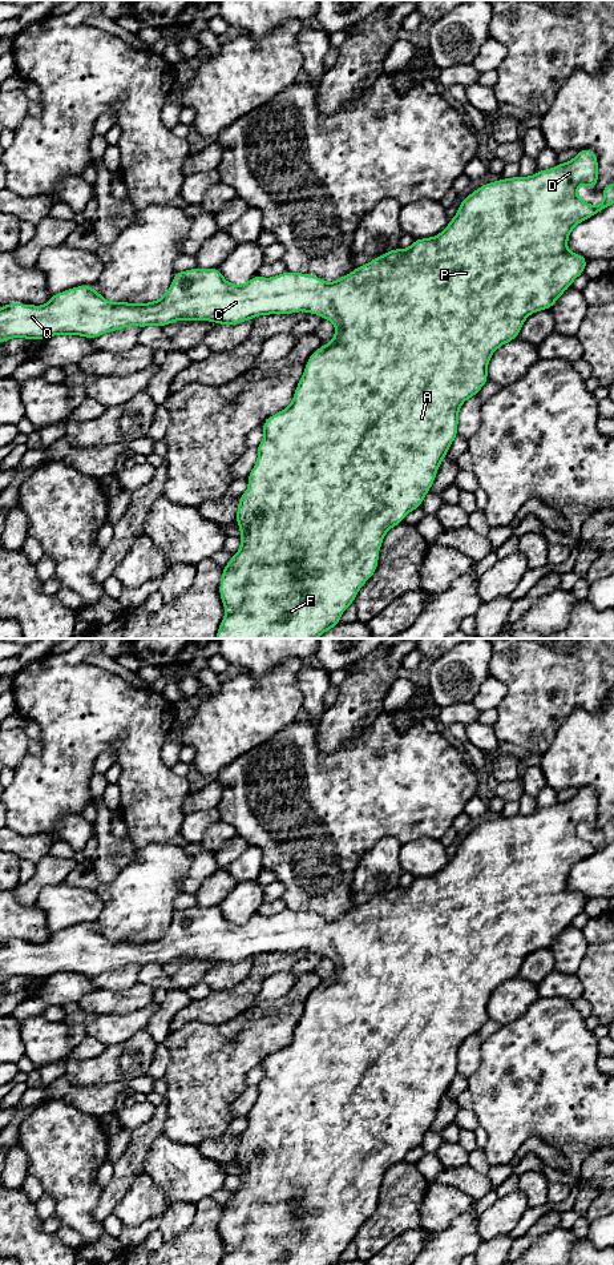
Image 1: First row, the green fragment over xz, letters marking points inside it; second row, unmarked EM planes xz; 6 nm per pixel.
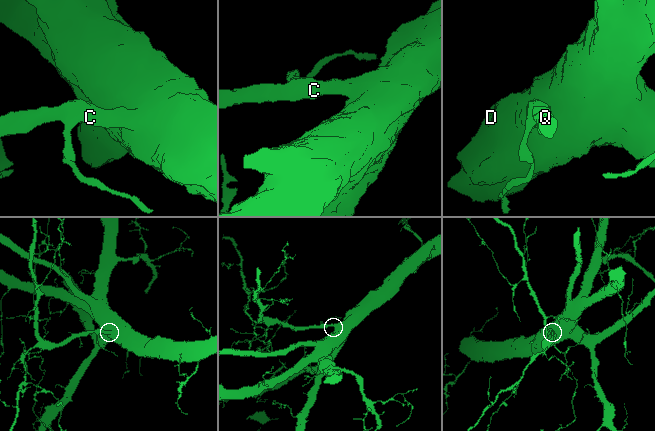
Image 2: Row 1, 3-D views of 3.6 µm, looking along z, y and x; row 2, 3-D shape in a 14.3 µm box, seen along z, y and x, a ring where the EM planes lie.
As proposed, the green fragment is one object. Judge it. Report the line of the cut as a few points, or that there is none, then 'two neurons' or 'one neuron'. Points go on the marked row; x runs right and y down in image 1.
no cut | one neuron

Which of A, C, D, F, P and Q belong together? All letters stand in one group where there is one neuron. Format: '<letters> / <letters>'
A C D F P Q

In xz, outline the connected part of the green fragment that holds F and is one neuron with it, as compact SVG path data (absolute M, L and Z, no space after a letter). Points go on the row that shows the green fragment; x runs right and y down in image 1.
M590 149L578 150L573 160L557 164L552 169L537 170L530 177L517 176L484 184L461 200L456 215L440 234L431 238L415 239L408 249L396 247L389 250L331 283L312 274L287 270L271 278L255 274L249 282L234 285L223 278L218 267L201 269L197 266L191 270L175 271L170 289L158 301L141 305L106 301L90 285L82 285L51 295L48 303L43 306L25 303L7 303L1 306L0 342L12 338L45 341L54 335L80 335L93 339L130 326L142 329L148 326L165 327L175 321L209 321L218 325L235 326L258 315L295 314L298 311L318 314L323 319L331 321L336 326L335 337L330 343L323 345L310 355L291 404L268 416L262 424L264 438L256 446L258 459L246 478L249 487L239 496L235 516L235 521L241 528L241 548L233 555L226 567L222 568L219 596L225 605L225 617L215 636L215 638L318 638L340 623L343 612L354 604L360 588L373 576L385 533L403 523L411 511L421 508L423 499L431 491L441 460L447 458L452 442L459 435L459 411L462 403L476 396L488 382L488 363L492 354L502 345L518 338L521 327L530 314L540 310L550 310L562 293L571 287L573 281L583 274L589 259L567 250L569 235L578 223L602 213L614 204L614 184L602 189L603 201L597 206L582 201L577 196L579 185L587 185L594 189L598 185L598 157Z

